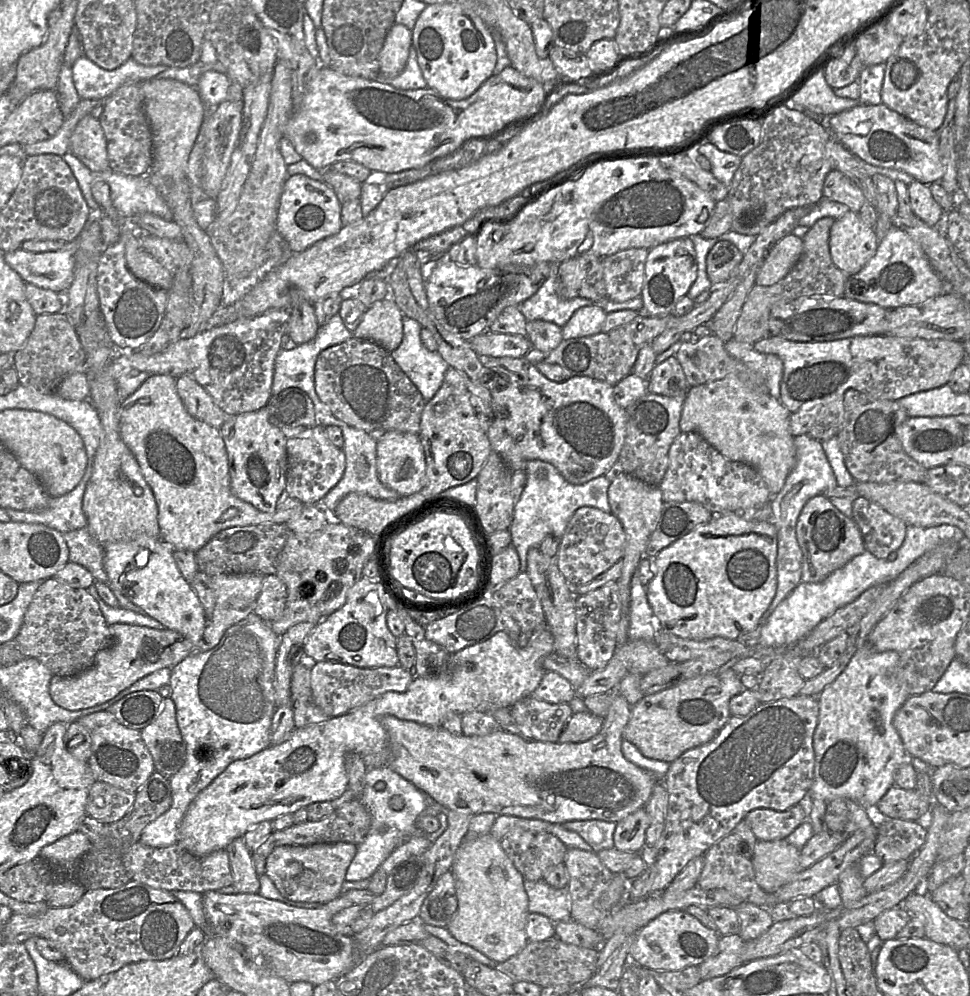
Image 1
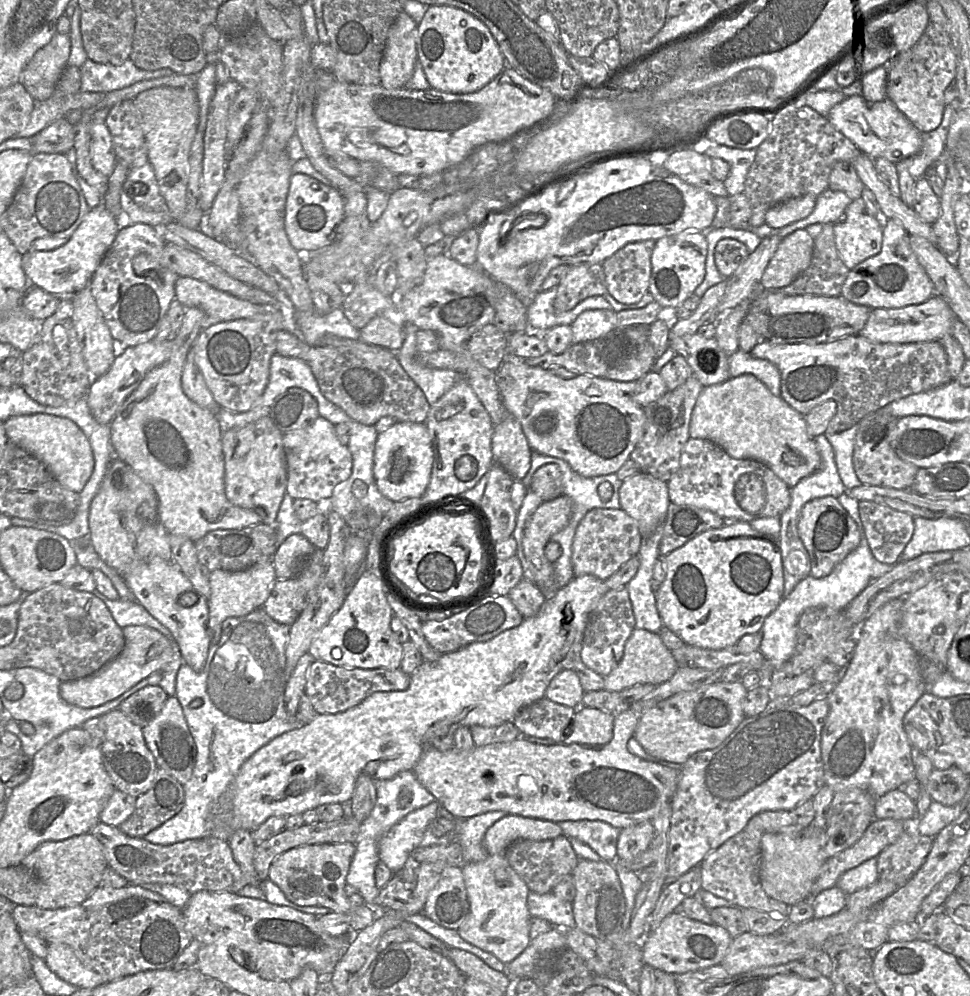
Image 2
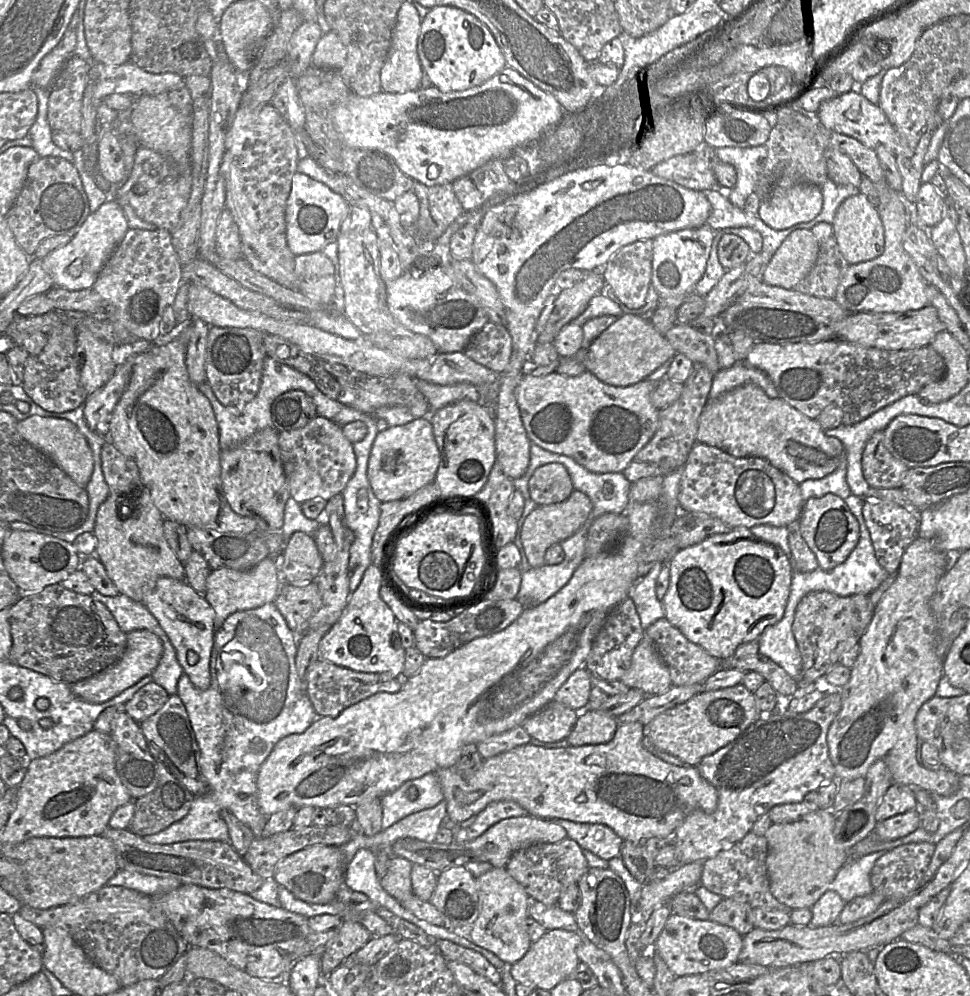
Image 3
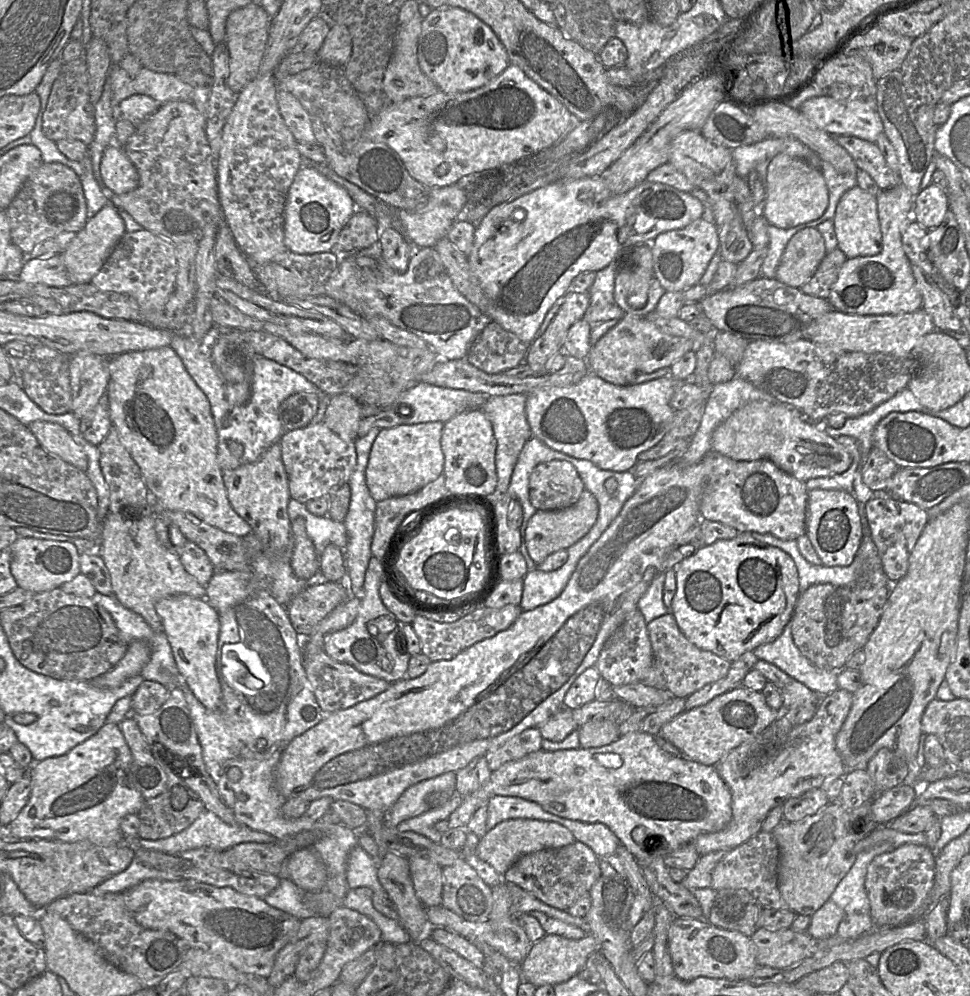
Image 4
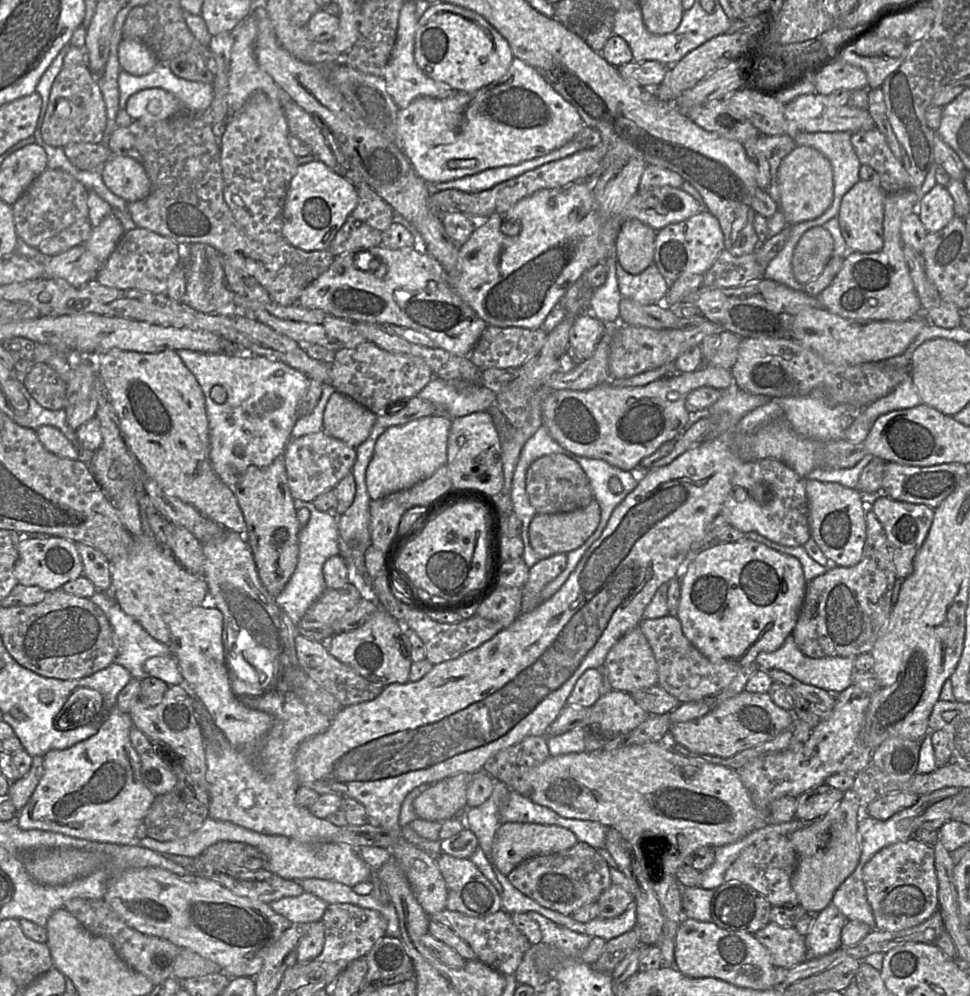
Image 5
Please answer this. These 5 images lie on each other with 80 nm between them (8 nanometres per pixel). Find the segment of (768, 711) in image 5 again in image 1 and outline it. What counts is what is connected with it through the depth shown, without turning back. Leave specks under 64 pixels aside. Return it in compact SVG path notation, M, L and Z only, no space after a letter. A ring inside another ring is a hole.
M731 667L712 673L676 682L669 688L657 693L644 695L631 707L630 719L625 726L623 740L631 742L650 759L671 763L685 751L712 740L731 717L729 701L744 689L740 676Z

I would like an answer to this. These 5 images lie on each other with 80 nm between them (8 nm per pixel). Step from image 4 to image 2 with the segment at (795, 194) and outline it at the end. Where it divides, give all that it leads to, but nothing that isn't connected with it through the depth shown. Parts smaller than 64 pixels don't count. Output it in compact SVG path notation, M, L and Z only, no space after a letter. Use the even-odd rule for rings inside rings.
M805 195L792 198L771 207L765 214L765 223L772 228L782 228L809 216L817 197Z

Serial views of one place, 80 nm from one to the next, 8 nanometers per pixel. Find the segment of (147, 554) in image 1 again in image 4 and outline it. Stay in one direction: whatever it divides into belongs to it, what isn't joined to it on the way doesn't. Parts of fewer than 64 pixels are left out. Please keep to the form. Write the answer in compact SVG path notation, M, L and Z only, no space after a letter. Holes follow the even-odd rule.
M185 594L160 599L155 609L171 646L182 680L196 698L208 709L221 704L222 688L217 674L216 655L220 630L220 615L208 601Z

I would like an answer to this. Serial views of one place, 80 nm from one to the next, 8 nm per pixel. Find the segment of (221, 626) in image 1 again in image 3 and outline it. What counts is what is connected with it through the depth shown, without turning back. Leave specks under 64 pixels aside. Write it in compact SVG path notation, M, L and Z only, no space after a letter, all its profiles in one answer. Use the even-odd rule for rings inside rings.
M265 557L256 566L248 570L221 568L212 570L206 580L203 597L215 612L214 626L218 630L225 619L237 612L260 607L273 602L282 584L278 570L278 558Z

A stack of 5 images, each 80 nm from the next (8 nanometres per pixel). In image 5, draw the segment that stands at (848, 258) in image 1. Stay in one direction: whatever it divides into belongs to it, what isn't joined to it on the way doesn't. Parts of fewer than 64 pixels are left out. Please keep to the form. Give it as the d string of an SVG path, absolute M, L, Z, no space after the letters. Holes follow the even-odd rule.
M859 180L842 198L838 221L849 251L878 252L883 247L884 200L886 193L865 180Z

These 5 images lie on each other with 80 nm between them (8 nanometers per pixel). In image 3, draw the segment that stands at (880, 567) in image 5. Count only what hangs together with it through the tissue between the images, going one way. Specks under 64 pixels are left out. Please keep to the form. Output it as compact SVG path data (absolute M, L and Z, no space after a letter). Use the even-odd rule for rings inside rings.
M827 591L811 592L798 603L792 632L802 658L802 675L797 679L799 692L806 692L811 684L839 663L840 657L859 643L874 614L869 595L838 596Z

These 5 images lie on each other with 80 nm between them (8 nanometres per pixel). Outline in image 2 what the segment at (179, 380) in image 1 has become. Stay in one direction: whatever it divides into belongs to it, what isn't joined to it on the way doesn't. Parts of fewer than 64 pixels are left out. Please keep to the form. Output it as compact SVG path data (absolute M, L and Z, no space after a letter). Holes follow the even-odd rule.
M189 351L183 368L181 385L183 392L190 400L216 414L220 406L210 392L203 374L194 360L192 351Z

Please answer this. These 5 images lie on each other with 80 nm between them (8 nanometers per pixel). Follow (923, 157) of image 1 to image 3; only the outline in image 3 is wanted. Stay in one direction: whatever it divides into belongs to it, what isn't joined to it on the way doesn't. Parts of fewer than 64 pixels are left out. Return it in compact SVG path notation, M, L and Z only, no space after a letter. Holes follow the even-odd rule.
M850 91L822 102L816 116L827 129L851 136L868 148L876 150L879 146L885 146L896 156L901 146L898 133L879 105L872 104L861 93Z

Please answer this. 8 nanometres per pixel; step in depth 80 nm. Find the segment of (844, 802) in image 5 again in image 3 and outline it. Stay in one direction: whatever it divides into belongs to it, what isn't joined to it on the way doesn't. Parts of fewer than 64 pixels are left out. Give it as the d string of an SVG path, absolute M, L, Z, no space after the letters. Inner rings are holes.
M833 806L829 809L817 810L791 823L772 824L764 834L768 843L766 868L772 895L792 910L812 908L820 897L829 889L838 871L848 862L848 850L839 844L834 836L837 814Z

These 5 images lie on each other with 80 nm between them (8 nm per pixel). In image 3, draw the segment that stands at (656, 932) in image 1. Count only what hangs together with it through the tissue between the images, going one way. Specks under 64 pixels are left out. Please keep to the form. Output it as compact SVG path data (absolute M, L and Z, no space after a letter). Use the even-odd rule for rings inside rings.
M671 914L650 949L652 954L664 960L676 977L697 975L727 968L738 962L743 936L731 927L709 919L697 920Z

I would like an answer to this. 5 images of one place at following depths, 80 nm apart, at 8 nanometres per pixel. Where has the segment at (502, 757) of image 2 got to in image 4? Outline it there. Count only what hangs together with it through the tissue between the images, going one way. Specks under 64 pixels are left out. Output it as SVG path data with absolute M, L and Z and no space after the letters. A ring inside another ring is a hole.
M631 732L619 736L609 745L598 748L578 748L558 751L545 751L540 749L532 752L519 760L509 761L500 768L492 771L488 781L477 791L463 797L460 805L448 817L448 826L450 829L464 829L471 819L474 812L481 806L487 804L488 800L494 796L512 796L520 797L525 800L535 802L545 811L556 816L582 821L585 823L602 823L606 825L619 839L620 844L624 846L636 859L639 866L649 865L651 857L665 857L683 844L691 843L698 835L702 833L712 833L722 830L731 820L731 793L723 779L718 774L715 766L703 765L687 759L682 759L663 750L657 744L655 737L643 732Z

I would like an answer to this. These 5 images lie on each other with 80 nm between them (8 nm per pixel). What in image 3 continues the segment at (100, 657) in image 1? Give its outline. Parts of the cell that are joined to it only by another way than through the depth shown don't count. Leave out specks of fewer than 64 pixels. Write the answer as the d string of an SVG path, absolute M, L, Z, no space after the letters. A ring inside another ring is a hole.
M133 630L126 634L126 648L121 658L107 669L70 684L72 692L78 697L91 702L102 703L131 687L157 667L163 653L163 644L159 637L147 630Z

